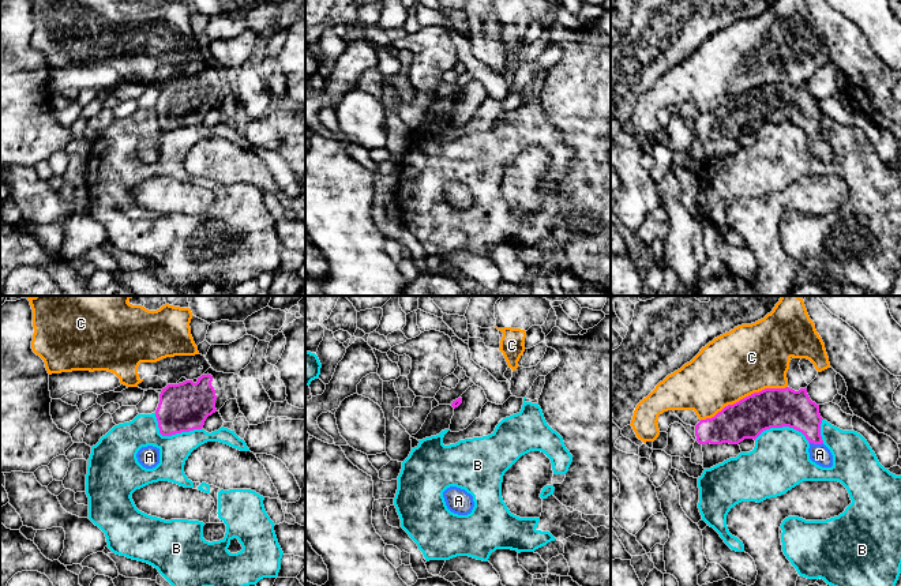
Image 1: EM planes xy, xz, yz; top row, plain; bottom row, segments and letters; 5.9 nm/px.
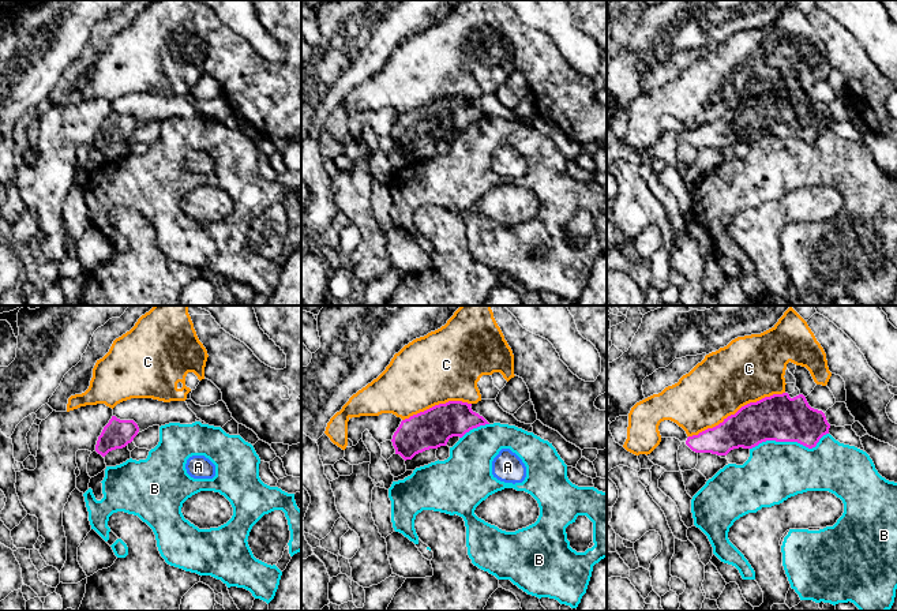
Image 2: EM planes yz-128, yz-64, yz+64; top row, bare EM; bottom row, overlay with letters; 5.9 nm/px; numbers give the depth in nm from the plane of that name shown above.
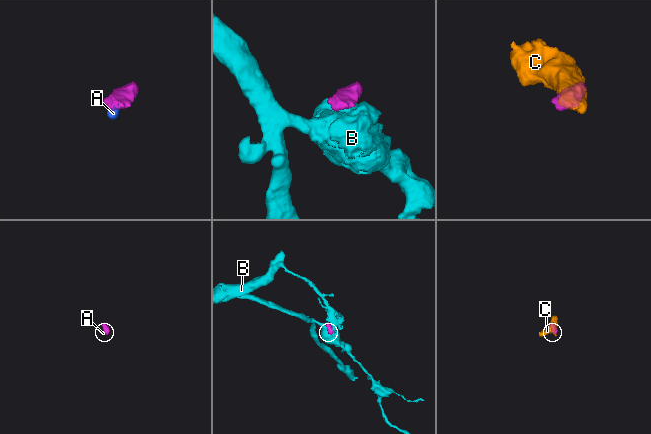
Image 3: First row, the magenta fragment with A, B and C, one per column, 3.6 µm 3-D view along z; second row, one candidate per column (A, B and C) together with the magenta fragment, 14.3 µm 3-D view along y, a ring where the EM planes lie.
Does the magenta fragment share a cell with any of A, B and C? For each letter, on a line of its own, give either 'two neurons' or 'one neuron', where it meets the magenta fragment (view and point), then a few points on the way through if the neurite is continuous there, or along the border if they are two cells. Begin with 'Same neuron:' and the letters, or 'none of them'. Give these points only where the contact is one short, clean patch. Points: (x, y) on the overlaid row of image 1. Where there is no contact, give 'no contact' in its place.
Same neuron: A
A: one neuron | yz (817, 443) | across yz (793, 409), (810, 425), (817, 443), (819, 454)
B: two neurons | xy (171, 435)
C: two neurons | yz (743, 398)

